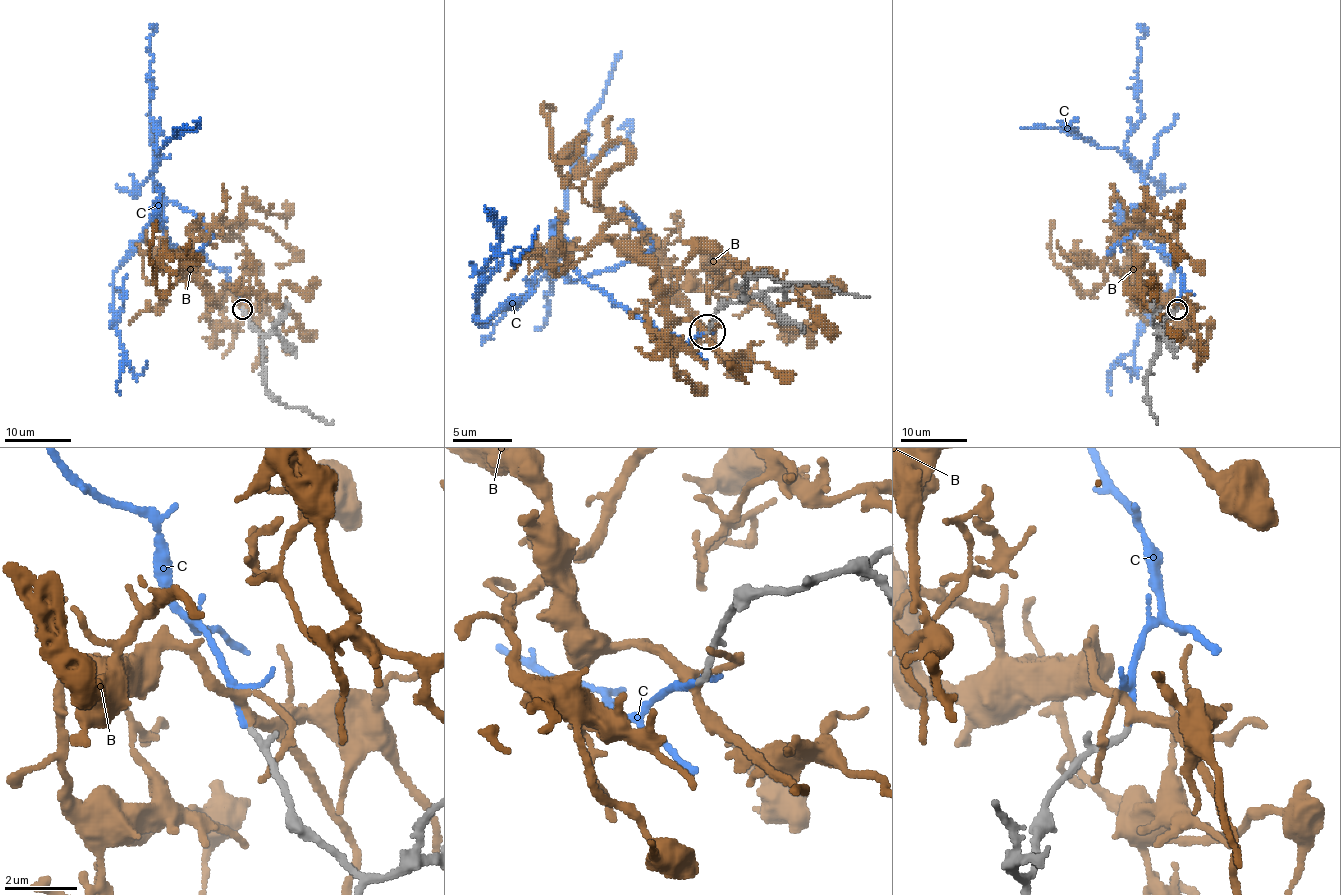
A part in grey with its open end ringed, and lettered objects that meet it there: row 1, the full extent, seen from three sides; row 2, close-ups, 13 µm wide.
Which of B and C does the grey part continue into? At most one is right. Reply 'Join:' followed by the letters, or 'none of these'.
Join: C

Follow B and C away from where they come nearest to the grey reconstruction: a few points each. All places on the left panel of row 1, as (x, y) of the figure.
B: (242, 308), (183, 275), (190, 226), (205, 236), (258, 223), (295, 256), (277, 263)
C: (242, 308), (227, 275), (168, 240), (158, 210), (112, 285), (123, 358), (135, 375), (147, 361)

